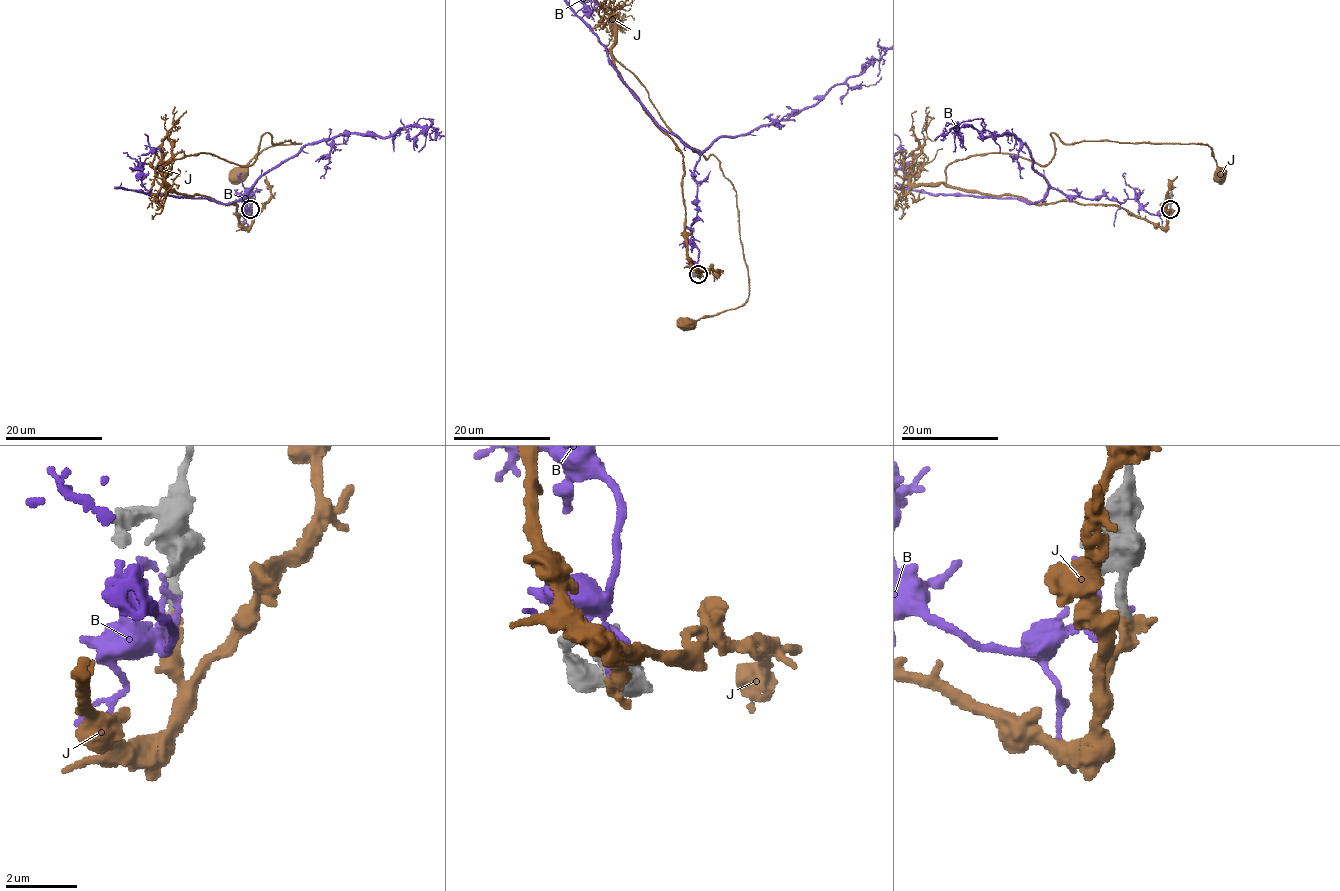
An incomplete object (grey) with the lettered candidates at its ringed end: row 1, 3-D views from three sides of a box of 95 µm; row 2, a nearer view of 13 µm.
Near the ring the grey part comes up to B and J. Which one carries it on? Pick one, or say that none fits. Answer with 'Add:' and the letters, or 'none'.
Add: J

